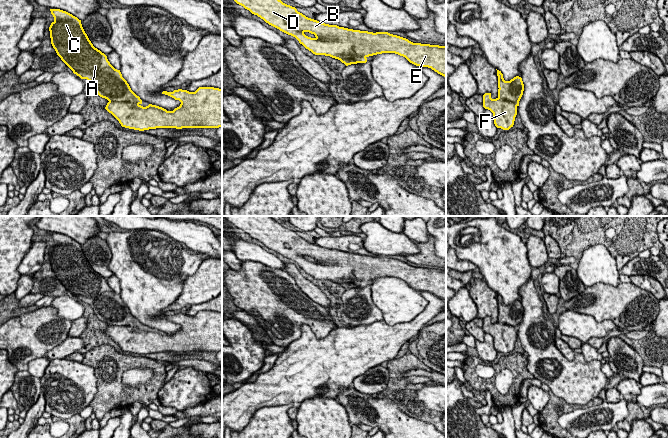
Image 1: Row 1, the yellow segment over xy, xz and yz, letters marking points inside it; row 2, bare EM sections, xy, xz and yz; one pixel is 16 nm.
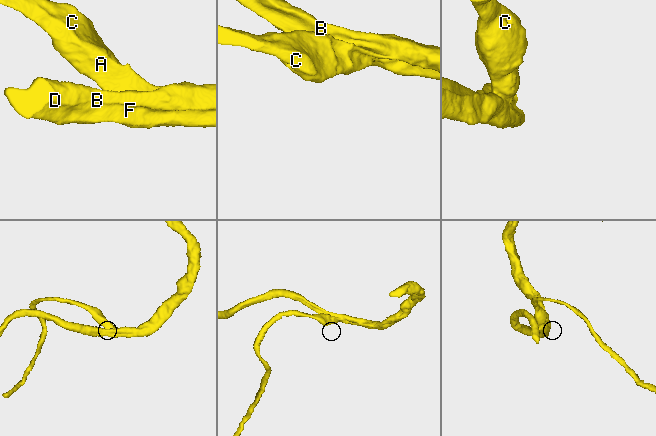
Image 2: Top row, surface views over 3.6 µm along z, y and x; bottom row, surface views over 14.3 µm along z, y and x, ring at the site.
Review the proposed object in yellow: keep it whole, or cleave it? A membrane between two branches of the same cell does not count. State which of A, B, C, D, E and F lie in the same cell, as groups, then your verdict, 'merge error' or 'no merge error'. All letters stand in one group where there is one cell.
A B C D E F; no merge error

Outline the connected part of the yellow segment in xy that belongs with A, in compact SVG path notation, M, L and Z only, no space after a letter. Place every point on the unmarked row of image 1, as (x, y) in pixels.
M50 233L50 235L54 241L54 245L49 251L50 262L51 268L57 279L73 295L74 298L79 300L81 303L87 303L90 305L100 321L109 325L105 333L119 345L122 351L139 355L156 352L182 353L222 351L222 313L214 311L199 311L195 316L189 316L182 313L174 314L173 316L163 315L162 318L168 319L175 324L179 324L181 326L180 330L175 332L173 335L167 335L162 331L152 328L143 331L141 329L142 324L131 314L127 305L122 301L120 294L115 293L108 285L107 280L93 270L82 251L81 244L60 233Z

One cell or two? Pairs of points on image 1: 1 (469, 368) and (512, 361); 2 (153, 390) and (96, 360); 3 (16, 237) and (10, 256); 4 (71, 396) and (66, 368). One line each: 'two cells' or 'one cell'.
1: one cell
2: one cell
3: one cell
4: one cell

